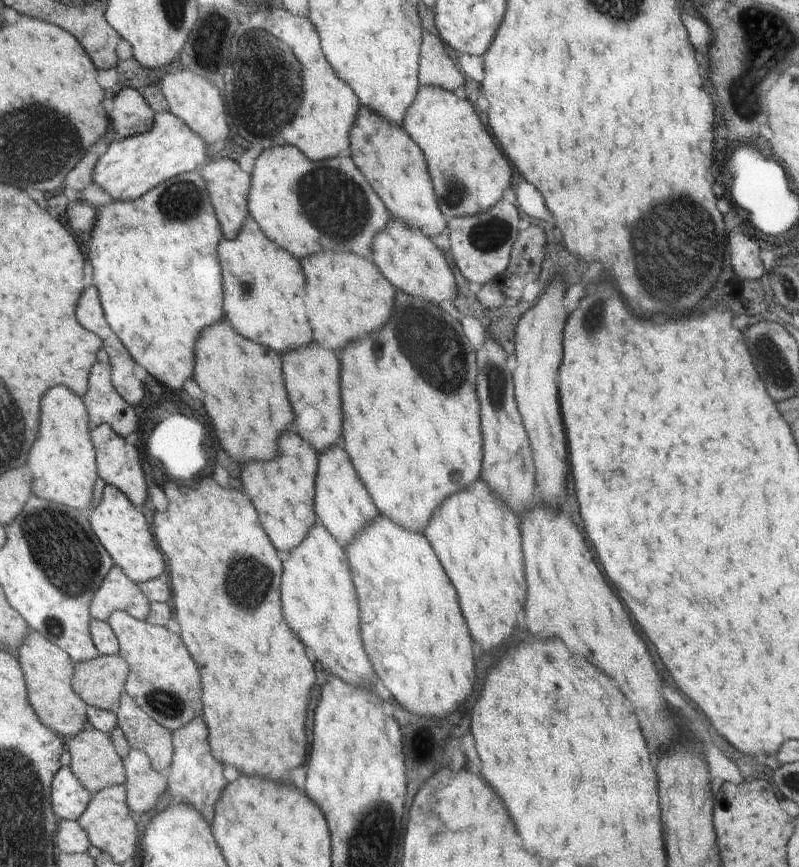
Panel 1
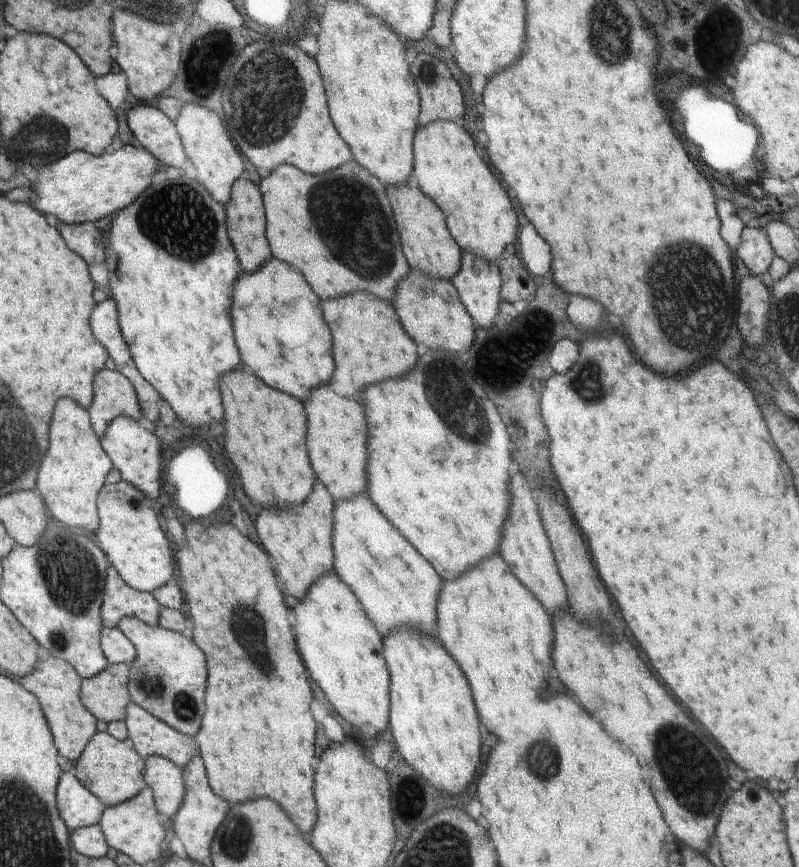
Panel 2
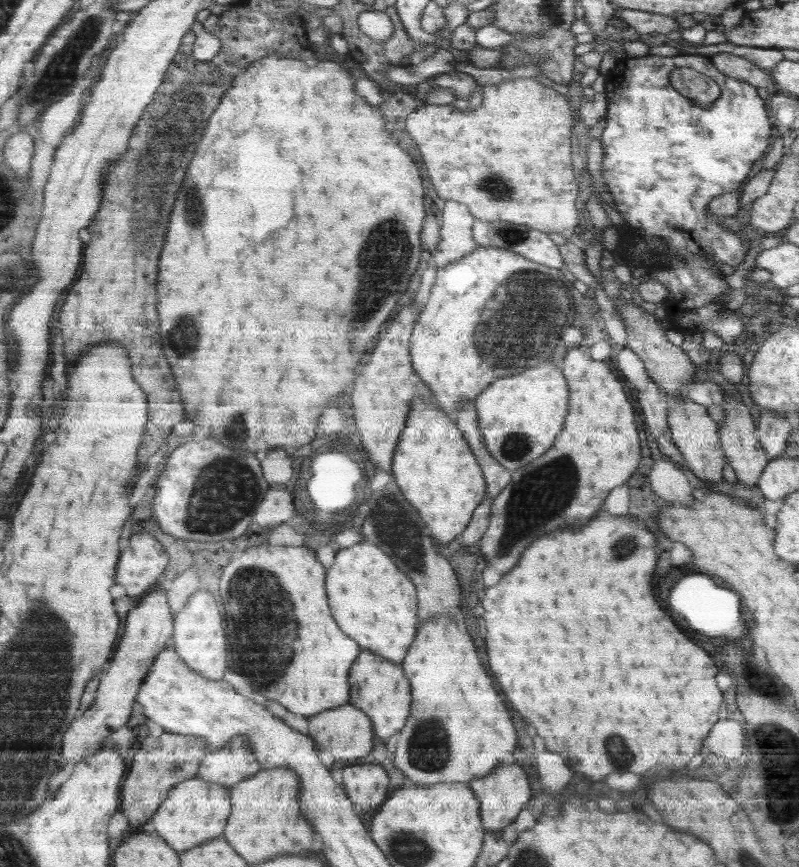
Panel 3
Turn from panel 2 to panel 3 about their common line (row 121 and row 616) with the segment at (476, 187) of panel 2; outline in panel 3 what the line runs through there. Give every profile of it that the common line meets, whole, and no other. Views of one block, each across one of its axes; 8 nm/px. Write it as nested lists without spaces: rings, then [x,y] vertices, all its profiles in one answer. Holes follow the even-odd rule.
[[[438,614],[422,622],[408,656],[401,662],[414,690],[414,714],[409,714],[406,730],[395,737],[391,749],[395,752],[394,766],[420,786],[437,785],[444,782],[469,784],[474,778],[484,778],[493,773],[504,762],[504,756],[516,750],[516,730],[510,714],[502,704],[492,680],[480,666],[480,658],[474,650],[470,636],[466,636],[461,619],[448,614]]]

